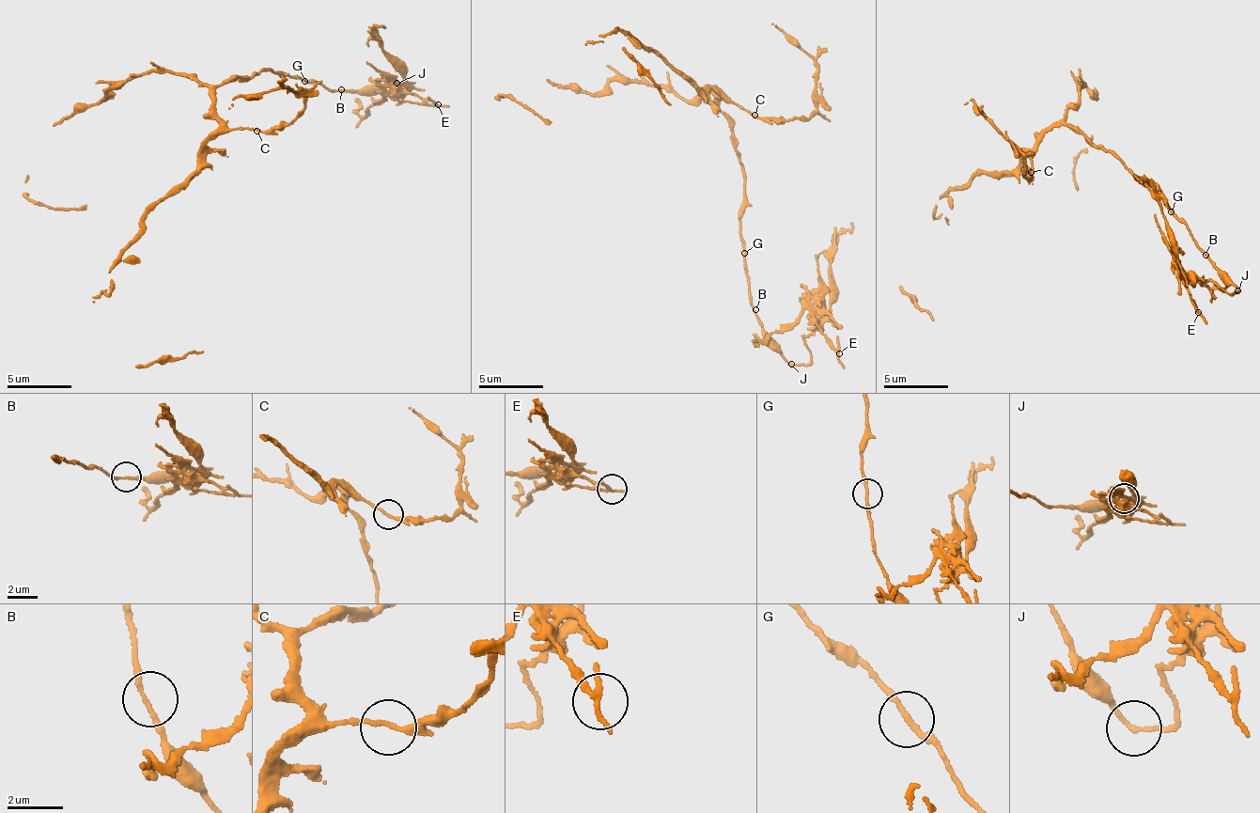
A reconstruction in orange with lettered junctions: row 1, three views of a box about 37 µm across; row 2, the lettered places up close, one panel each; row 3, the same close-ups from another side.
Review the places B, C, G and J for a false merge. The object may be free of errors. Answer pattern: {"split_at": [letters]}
{"split_at": ["J"]}

